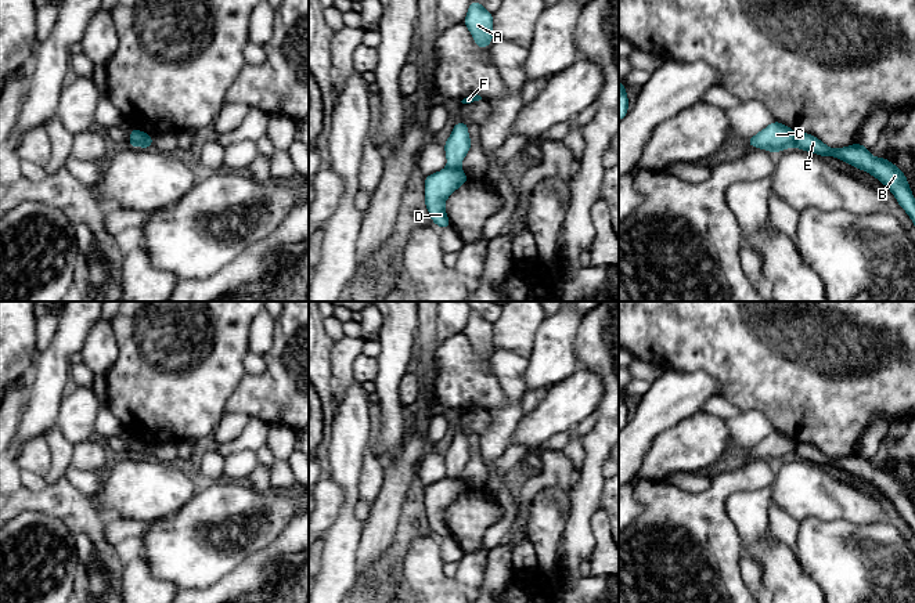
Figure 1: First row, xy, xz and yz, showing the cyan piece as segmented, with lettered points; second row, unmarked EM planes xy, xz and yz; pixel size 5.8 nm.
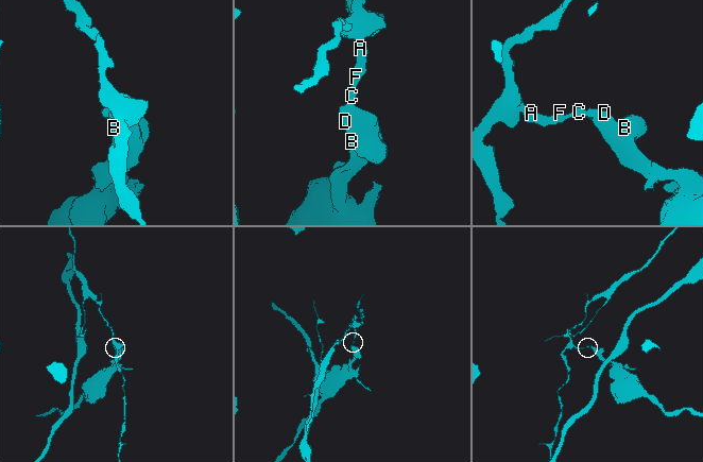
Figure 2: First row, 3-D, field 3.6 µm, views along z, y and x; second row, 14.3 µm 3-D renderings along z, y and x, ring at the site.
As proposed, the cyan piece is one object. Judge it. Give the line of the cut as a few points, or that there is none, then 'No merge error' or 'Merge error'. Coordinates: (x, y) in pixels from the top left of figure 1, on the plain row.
Split along xz (447, 476), (458, 479). Merge error

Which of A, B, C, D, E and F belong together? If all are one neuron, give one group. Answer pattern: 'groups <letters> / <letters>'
groups A C F / B D E

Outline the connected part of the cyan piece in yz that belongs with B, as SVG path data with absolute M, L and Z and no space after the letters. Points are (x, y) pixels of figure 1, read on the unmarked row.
M808 443L796 444L795 458L800 458L825 467L835 466L857 479L872 484L891 501L898 514L907 521L912 530L912 534L915 535L915 508L911 502L905 483L900 481L894 473L885 467L872 466L868 462L868 458L858 452L844 458L833 459Z

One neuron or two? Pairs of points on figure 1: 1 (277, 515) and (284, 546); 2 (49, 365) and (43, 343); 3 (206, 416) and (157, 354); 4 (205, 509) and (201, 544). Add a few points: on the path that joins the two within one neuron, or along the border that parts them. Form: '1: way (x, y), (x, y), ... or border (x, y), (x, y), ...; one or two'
1: border (294, 516), (270, 542), (256, 551); two
2: border (60, 320), (53, 340), (38, 354); two
3: way (191, 401), (173, 383), (172, 369); one
4: way (205, 517), (205, 535); one

